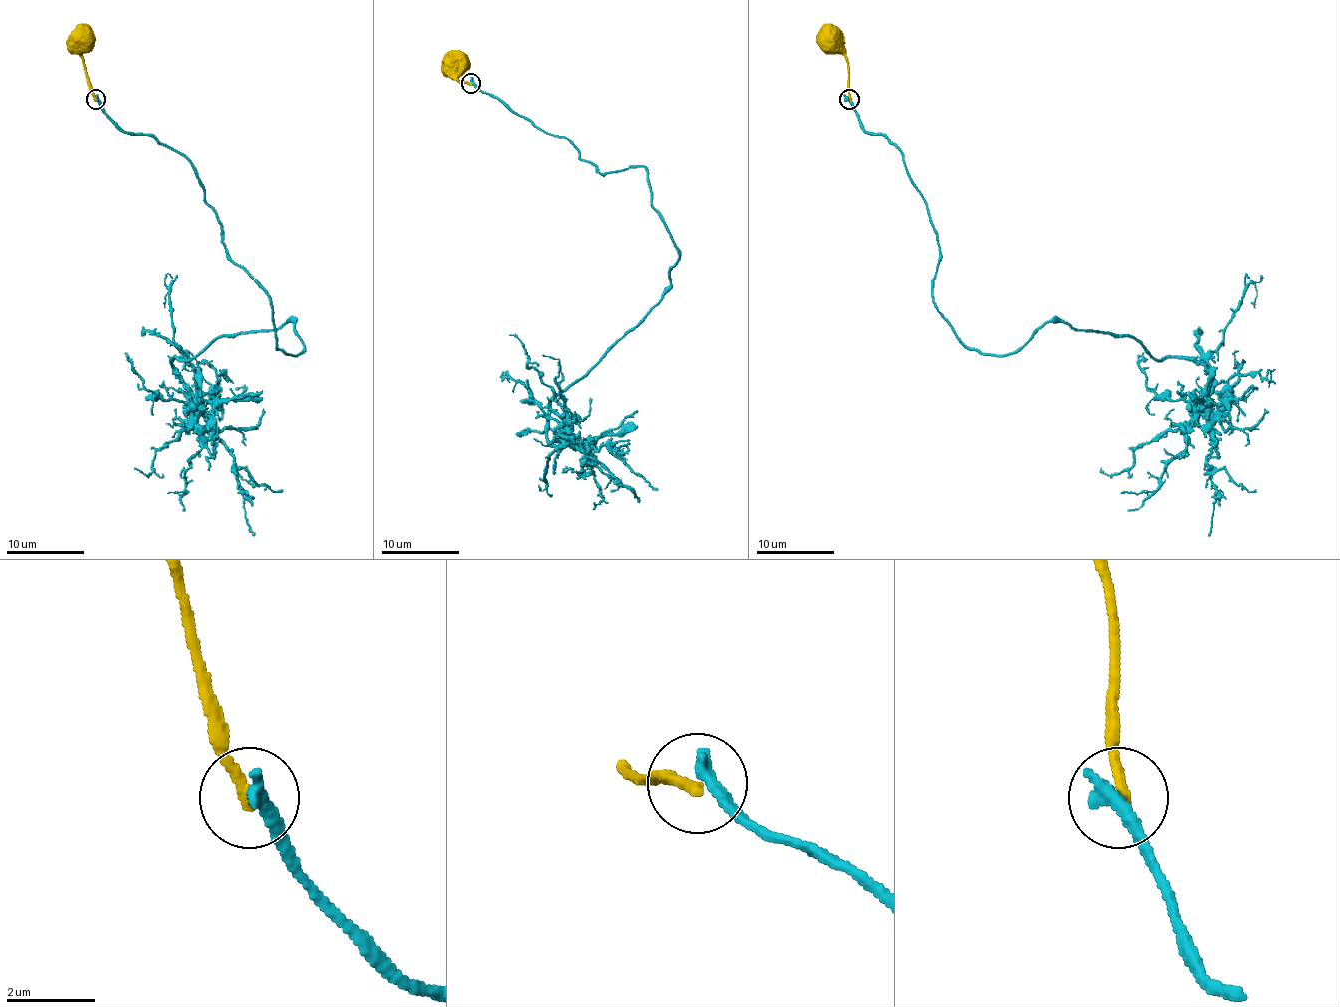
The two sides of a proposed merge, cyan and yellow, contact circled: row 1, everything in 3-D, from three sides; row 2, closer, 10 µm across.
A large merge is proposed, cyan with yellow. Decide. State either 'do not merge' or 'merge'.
do not merge

